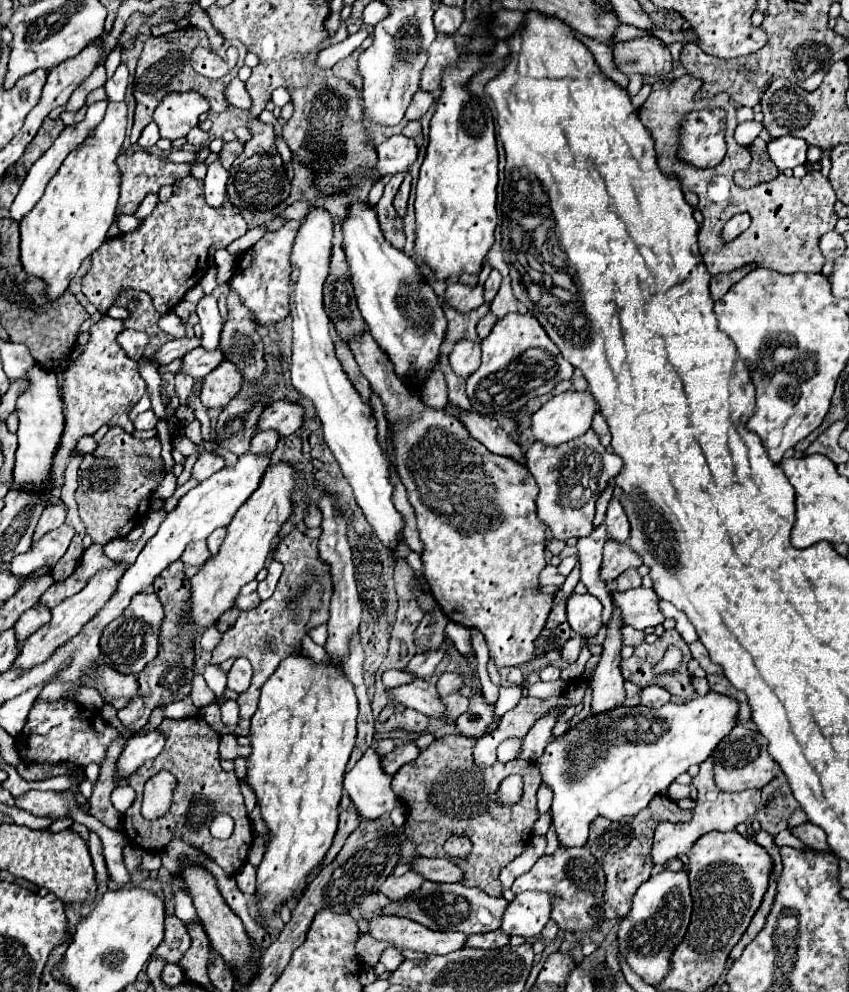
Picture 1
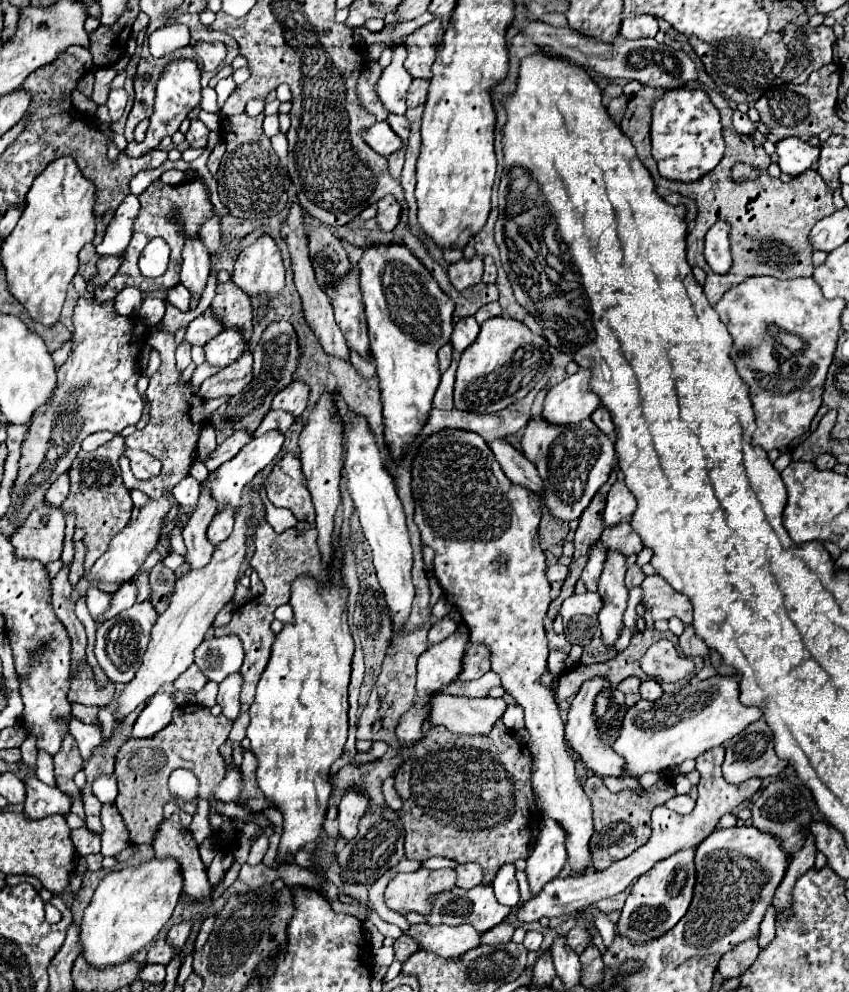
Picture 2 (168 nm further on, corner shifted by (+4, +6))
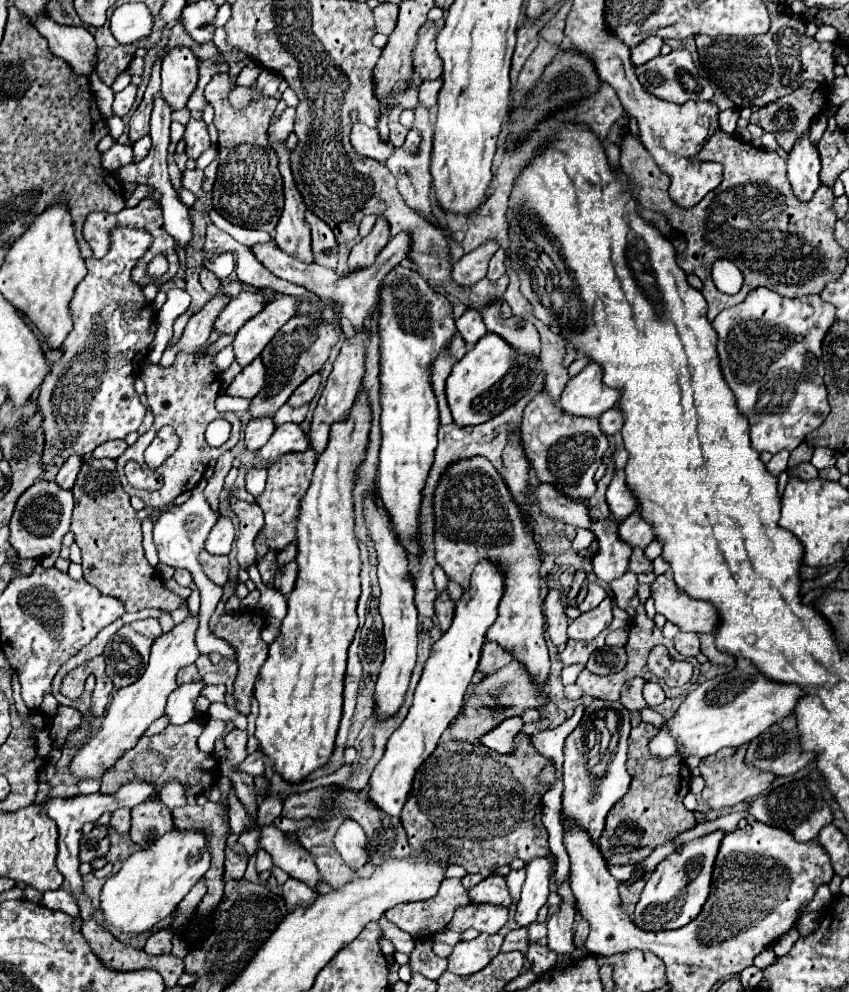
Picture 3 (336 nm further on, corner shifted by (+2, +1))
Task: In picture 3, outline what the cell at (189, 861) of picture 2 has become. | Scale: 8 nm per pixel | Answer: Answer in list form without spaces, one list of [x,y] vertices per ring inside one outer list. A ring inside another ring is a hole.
[[[149,798],[131,810],[131,840],[141,848],[149,848],[169,830],[177,830],[173,814],[157,798]]]

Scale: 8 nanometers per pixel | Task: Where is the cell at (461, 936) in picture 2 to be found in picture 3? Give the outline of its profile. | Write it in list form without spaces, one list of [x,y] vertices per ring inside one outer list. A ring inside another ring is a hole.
[[[479,934],[475,940],[457,942],[447,958],[449,972],[459,976],[479,972],[481,968],[485,968],[485,964],[489,964],[493,956],[499,954],[501,942],[503,942],[501,934]]]

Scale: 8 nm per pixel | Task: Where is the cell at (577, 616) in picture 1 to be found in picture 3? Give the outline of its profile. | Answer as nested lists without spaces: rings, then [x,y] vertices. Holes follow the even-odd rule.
[[[605,598],[597,608],[583,612],[579,618],[575,618],[567,628],[567,636],[571,640],[591,642],[611,624],[611,620],[613,620],[611,598]]]

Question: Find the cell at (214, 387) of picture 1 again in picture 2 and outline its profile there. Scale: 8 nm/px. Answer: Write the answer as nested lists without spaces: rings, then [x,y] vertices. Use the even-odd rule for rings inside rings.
[[[247,351],[241,355],[241,359],[205,379],[199,393],[205,399],[215,399],[221,395],[233,397],[241,393],[251,383],[251,379],[253,379],[253,355]]]

